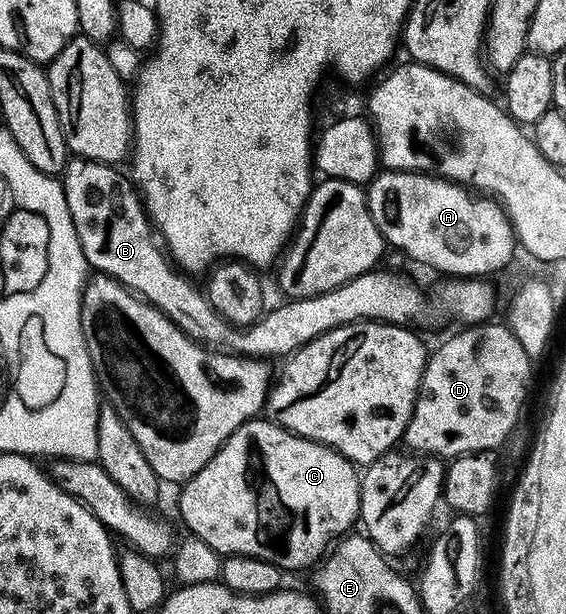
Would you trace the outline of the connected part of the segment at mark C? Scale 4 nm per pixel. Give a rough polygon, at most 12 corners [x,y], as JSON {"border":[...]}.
{"border":[[245,421],[186,480],[219,555],[313,566],[359,524],[359,466]]}

